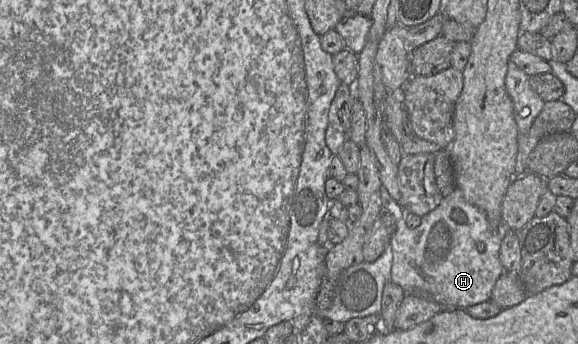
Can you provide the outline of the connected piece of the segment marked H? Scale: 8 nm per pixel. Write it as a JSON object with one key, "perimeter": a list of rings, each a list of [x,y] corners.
{"perimeter":[[[455,186],[451,194],[443,198],[433,211],[423,216],[420,226],[414,229],[407,226],[406,211],[401,204],[395,201],[385,188],[381,188],[380,193],[383,209],[392,214],[396,220],[396,230],[390,241],[393,251],[391,282],[401,286],[406,294],[432,299],[441,304],[444,309],[466,309],[491,299],[495,283],[504,272],[499,259],[504,231],[494,230],[486,215],[465,200],[459,187]]]}

